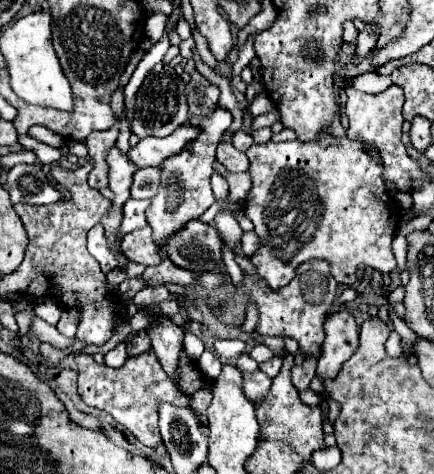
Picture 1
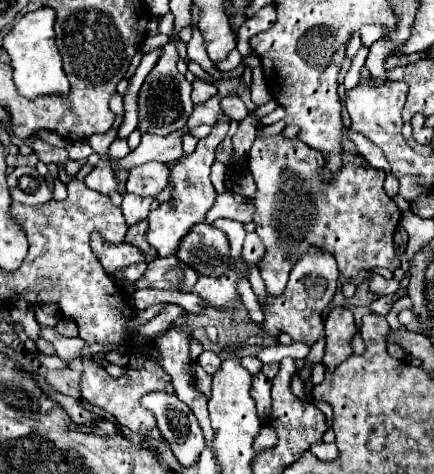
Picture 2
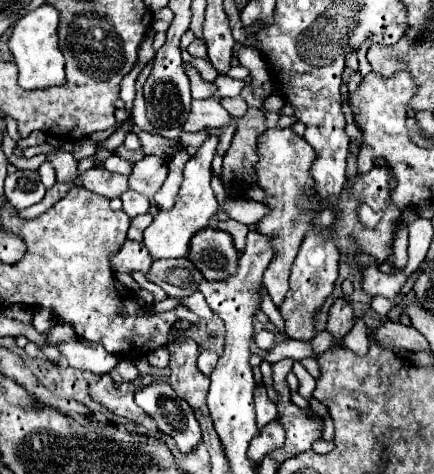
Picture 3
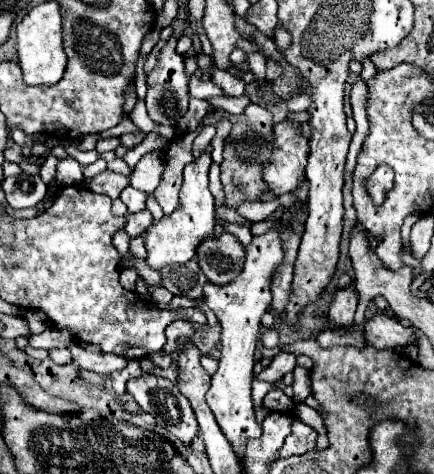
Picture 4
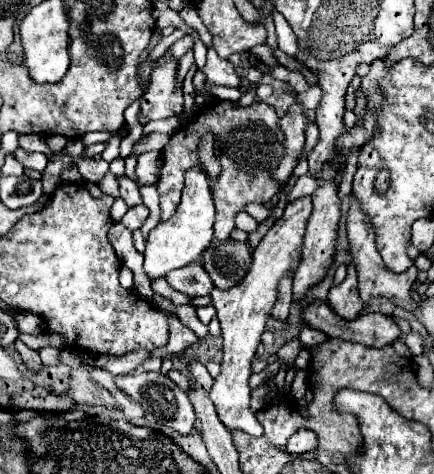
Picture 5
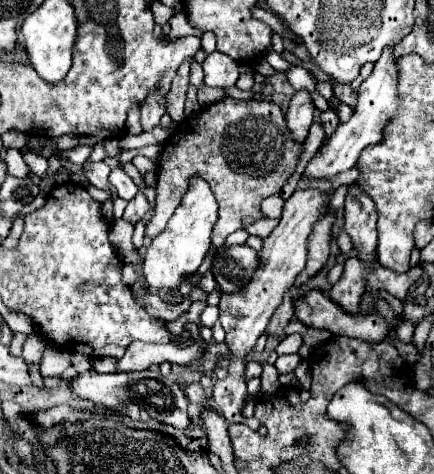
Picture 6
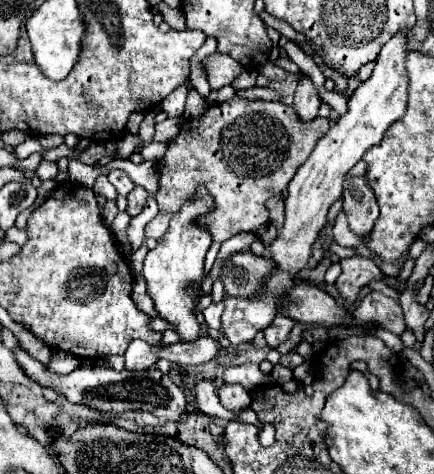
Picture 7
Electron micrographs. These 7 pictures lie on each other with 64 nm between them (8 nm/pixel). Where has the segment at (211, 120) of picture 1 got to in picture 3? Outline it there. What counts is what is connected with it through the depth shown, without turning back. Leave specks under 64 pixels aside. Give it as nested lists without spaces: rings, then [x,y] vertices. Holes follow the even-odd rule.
[[[188,68],[186,72],[190,78],[190,86],[192,86],[192,98],[210,98],[216,94],[216,86],[210,82],[204,82],[196,68]],[[208,138],[202,146],[202,150],[196,152],[196,156],[192,156],[186,166],[184,166],[184,180],[176,198],[176,204],[172,210],[168,212],[160,212],[158,216],[154,216],[154,222],[150,224],[148,230],[144,230],[144,244],[152,256],[152,260],[166,260],[166,258],[186,258],[192,236],[196,236],[196,232],[208,228],[212,216],[216,214],[216,198],[214,192],[210,188],[210,174],[212,174],[212,156],[216,152],[218,146],[218,138]]]

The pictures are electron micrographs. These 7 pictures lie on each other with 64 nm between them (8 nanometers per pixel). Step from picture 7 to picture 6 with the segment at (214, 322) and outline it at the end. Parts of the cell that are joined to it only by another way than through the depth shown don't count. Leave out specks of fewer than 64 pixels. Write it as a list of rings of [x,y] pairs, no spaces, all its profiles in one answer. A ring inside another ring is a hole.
[[[206,306],[206,308],[204,308],[204,312],[202,312],[202,316],[200,316],[200,320],[202,320],[202,326],[208,326],[208,328],[212,328],[212,326],[214,326],[214,322],[218,320],[218,314],[220,314],[218,306]]]

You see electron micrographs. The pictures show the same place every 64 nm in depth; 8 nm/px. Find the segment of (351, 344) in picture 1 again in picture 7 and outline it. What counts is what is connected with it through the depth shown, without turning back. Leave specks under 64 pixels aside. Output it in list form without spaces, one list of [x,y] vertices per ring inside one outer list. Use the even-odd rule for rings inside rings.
[[[354,256],[354,258],[344,258],[340,262],[342,274],[336,280],[338,292],[342,294],[344,300],[354,302],[358,298],[358,292],[362,286],[366,286],[370,280],[384,281],[386,276],[382,270],[368,258]]]

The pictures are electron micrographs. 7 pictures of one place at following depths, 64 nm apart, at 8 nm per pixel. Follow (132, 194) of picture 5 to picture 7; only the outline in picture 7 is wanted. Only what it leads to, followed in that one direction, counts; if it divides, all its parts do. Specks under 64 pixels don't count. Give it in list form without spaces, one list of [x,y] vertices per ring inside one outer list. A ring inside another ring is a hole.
[[[112,170],[108,174],[108,180],[118,190],[118,194],[122,194],[122,196],[126,196],[134,188],[134,182],[130,180],[130,176],[124,170]]]

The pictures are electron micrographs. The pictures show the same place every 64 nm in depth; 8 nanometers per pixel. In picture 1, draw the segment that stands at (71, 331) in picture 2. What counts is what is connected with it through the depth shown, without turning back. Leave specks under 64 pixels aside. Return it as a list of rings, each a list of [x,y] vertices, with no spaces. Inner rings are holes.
[[[65,310],[62,313],[60,322],[56,324],[56,328],[58,328],[64,336],[74,338],[77,333],[78,320],[80,320],[80,314],[78,314],[76,310]]]

